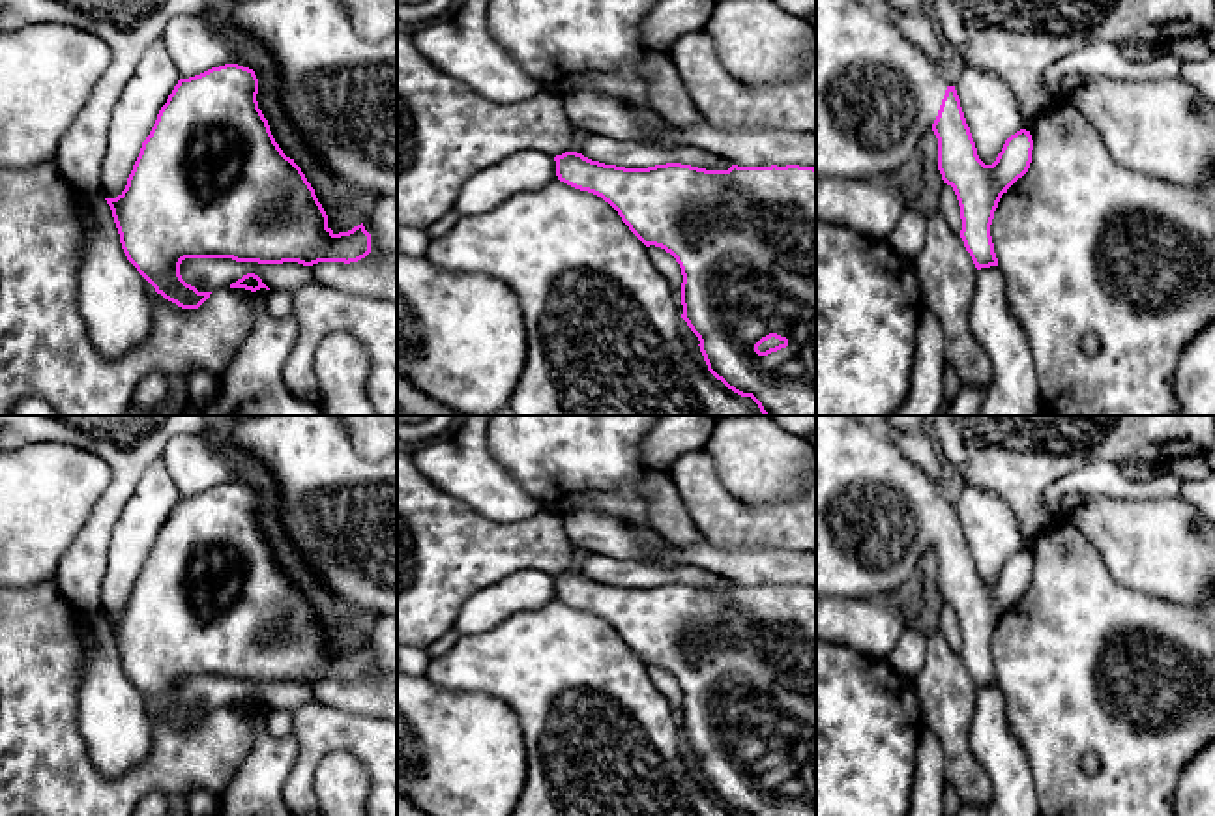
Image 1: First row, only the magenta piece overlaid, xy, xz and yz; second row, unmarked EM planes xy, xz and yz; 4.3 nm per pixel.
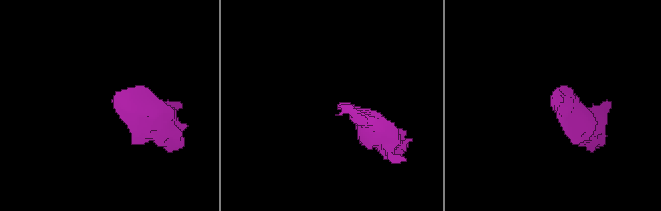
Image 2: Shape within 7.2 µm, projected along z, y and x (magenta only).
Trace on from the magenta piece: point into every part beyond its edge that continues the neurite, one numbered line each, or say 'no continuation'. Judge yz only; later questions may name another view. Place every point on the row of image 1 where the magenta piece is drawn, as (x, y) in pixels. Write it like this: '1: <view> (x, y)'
1: yz (877, 94)

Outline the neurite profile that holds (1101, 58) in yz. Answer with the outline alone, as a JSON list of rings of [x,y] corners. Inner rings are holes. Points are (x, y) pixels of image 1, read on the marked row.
[[[1095,41],[1084,45],[1067,56],[1060,58],[1056,64],[1048,66],[1043,73],[1041,84],[1048,94],[1060,84],[1067,75],[1078,73],[1086,77],[1108,77],[1118,80],[1157,80],[1179,77],[1181,66],[1185,62],[1170,56],[1168,52],[1151,62],[1131,62],[1123,58],[1118,45],[1106,41]]]

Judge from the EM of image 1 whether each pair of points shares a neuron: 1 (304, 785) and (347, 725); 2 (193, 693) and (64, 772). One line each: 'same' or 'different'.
1: same
2: different

